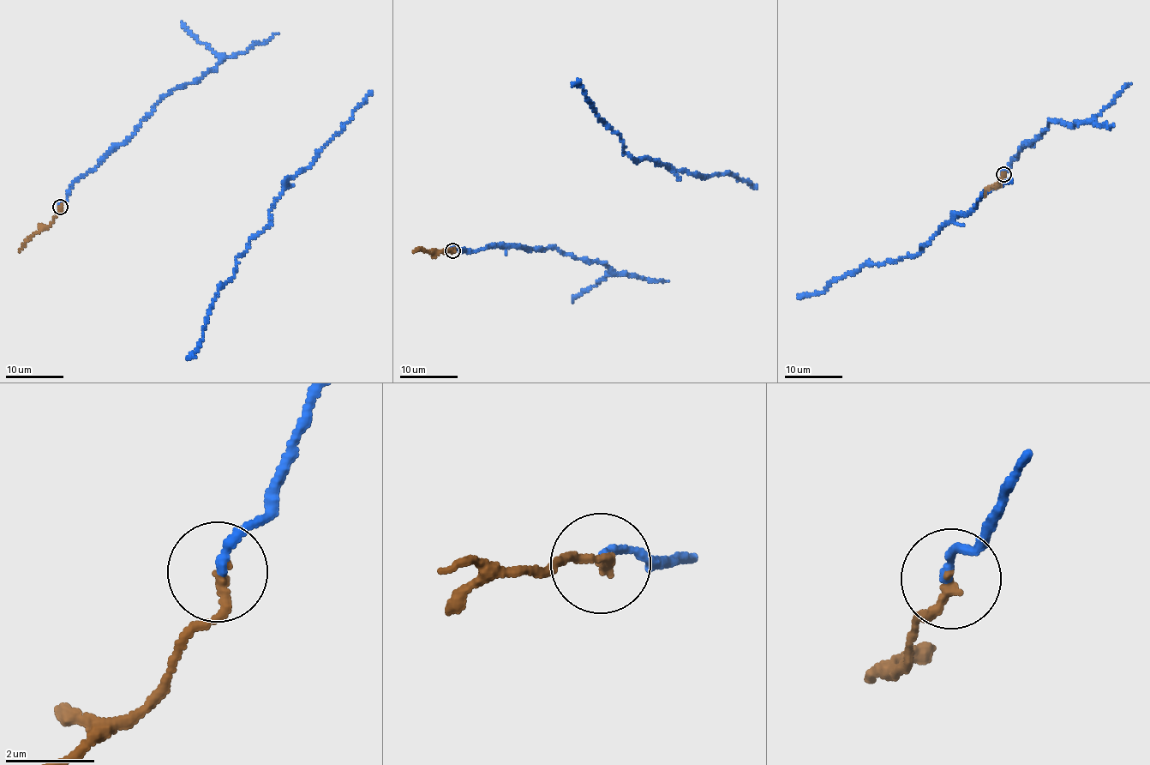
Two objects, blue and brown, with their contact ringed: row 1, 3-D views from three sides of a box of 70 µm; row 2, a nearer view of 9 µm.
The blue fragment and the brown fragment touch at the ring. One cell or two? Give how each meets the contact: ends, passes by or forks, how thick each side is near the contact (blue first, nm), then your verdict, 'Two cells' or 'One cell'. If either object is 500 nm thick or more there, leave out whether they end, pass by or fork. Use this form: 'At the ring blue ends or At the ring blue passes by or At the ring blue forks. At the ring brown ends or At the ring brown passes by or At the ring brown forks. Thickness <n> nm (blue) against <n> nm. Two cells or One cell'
At the ring blue ends. At the ring brown ends. Thickness 200 nm (blue) against 220 nm. One cell

